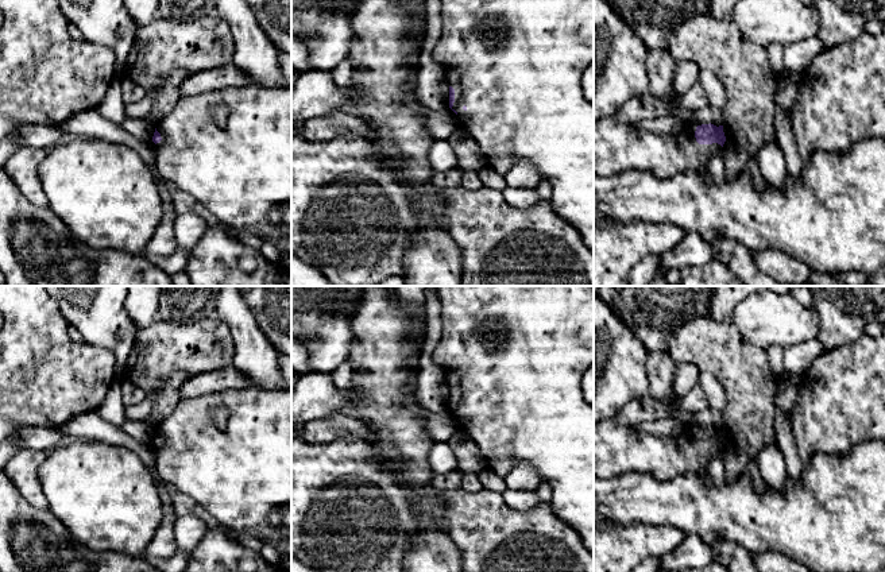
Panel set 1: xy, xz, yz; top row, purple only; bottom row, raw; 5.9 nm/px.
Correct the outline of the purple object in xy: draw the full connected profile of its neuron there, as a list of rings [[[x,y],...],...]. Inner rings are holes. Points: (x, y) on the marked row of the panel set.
[[[250,85],[182,97],[156,125],[152,142],[156,167],[166,182],[204,204],[225,228],[250,231],[291,255],[291,88]],[[219,105],[229,111],[223,127],[212,115]]]

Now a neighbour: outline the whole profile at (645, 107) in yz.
[[[680,61],[676,65],[675,80],[669,93],[664,97],[654,97],[650,93],[631,97],[625,103],[615,116],[623,123],[638,123],[642,120],[672,116],[688,123],[692,112],[685,109],[672,109],[670,101],[683,96],[699,82],[700,69],[695,62]]]

